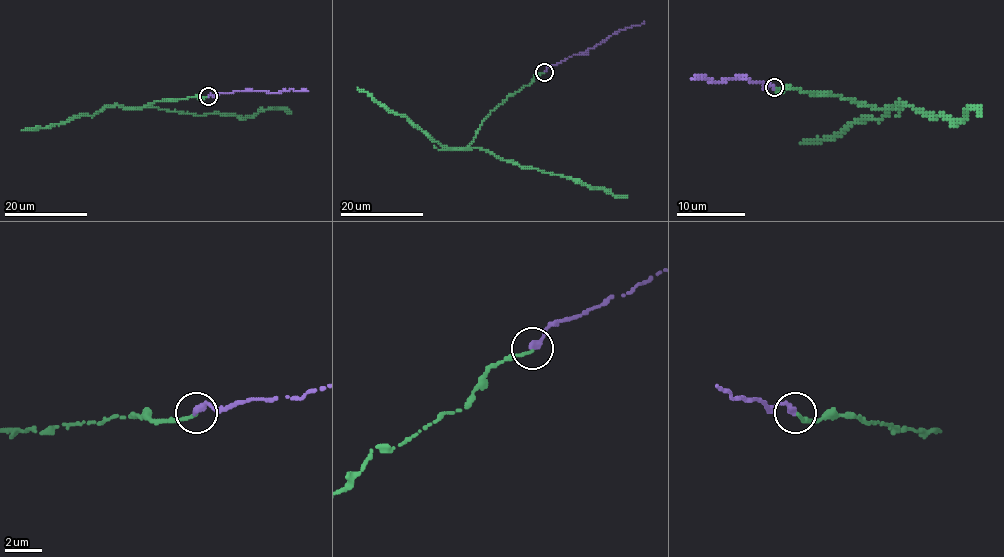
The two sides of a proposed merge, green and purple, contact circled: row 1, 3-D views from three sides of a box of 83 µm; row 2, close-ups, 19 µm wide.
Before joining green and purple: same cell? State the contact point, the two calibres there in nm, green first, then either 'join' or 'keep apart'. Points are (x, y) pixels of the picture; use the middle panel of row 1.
at (544, 72); 180 nm thick on the green side, 340 nm on the other; join

